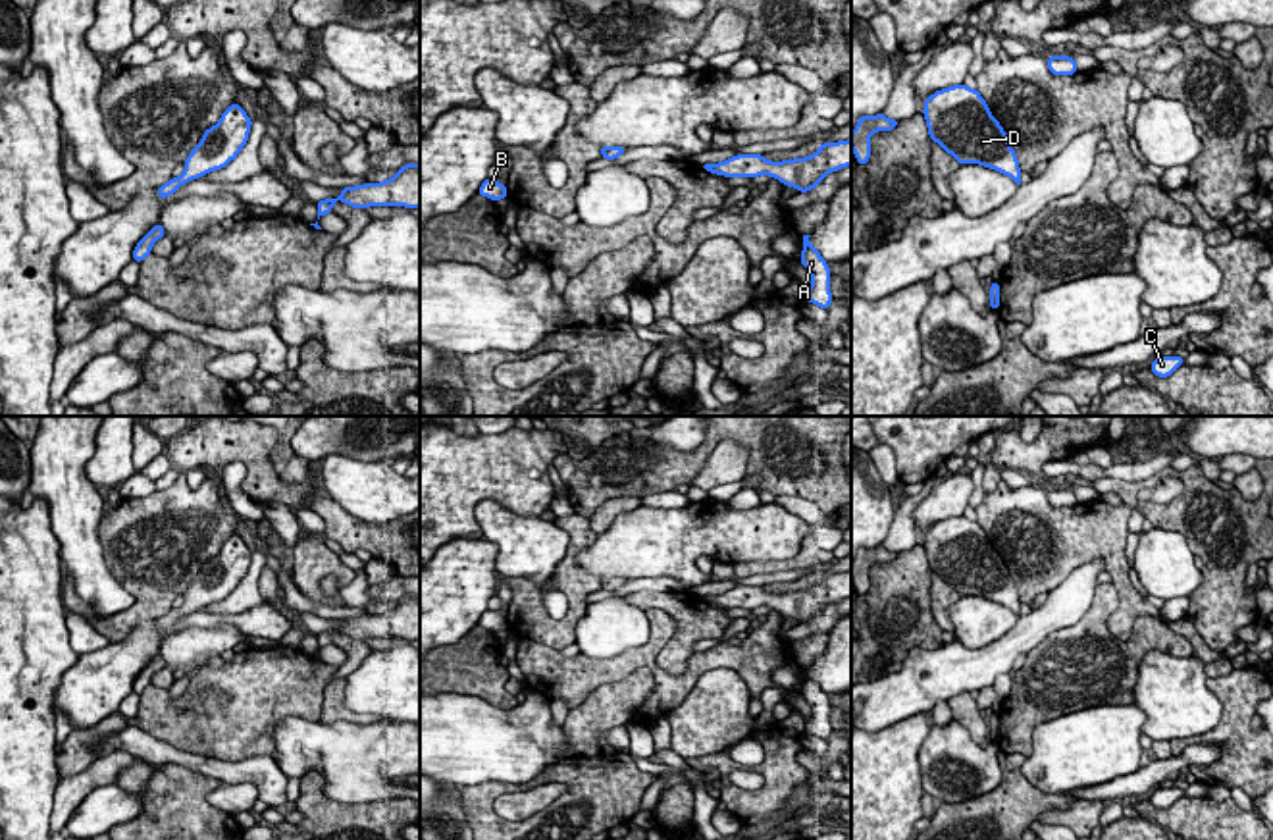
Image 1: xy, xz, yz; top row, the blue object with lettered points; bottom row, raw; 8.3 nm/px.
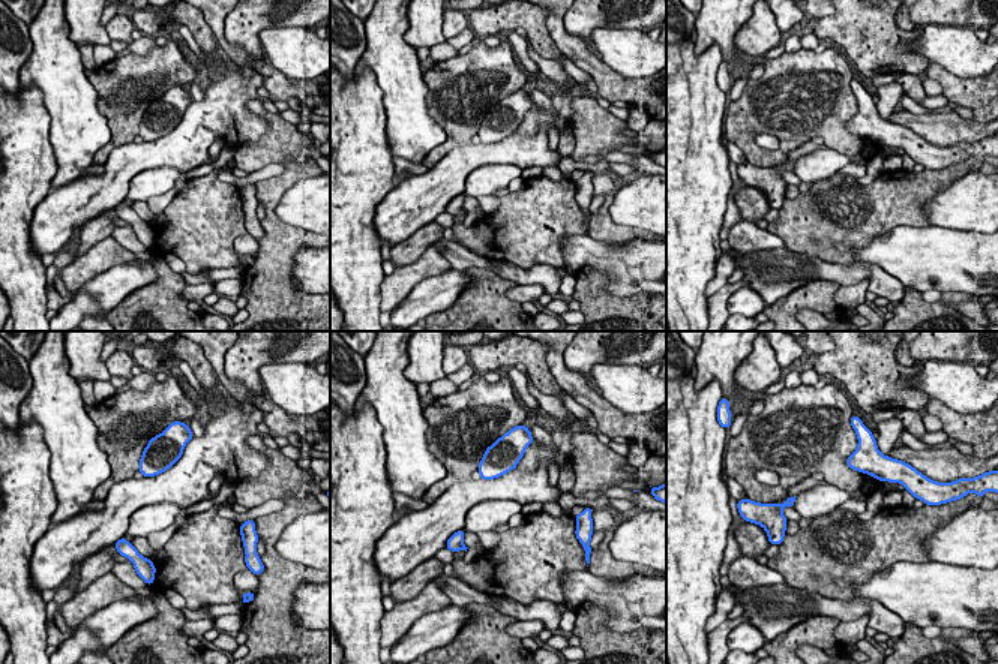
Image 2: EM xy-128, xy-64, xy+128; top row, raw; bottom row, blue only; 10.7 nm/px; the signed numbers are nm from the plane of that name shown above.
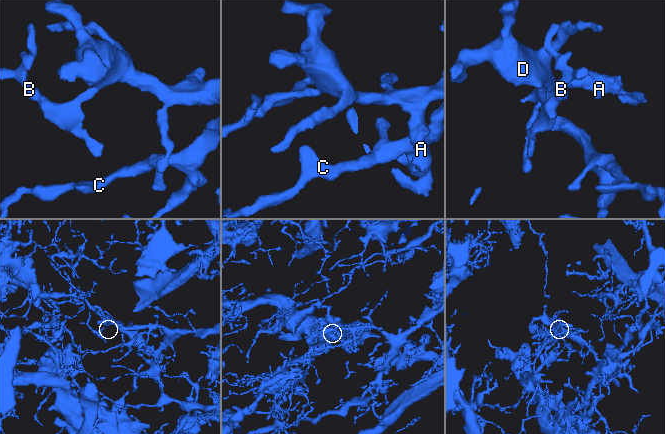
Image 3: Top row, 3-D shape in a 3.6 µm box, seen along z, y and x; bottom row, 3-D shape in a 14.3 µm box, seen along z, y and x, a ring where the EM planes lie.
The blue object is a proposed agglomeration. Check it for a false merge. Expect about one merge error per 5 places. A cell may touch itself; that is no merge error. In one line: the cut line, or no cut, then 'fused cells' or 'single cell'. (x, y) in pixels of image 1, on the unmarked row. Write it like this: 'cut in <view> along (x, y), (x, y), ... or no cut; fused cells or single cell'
no cut; single cell

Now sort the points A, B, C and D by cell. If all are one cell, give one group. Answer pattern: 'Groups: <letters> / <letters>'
Groups: A B C D

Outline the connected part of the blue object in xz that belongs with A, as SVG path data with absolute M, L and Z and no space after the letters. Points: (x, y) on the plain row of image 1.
M803 667L803 682L801 682L801 696L811 705L811 719L805 722L807 734L818 736L820 740L828 742L832 734L830 724L830 699L828 694L820 688L820 684L809 674L811 667Z

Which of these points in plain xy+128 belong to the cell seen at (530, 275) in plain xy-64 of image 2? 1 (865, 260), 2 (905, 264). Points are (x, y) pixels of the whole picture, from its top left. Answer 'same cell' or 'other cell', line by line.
1: other cell
2: other cell

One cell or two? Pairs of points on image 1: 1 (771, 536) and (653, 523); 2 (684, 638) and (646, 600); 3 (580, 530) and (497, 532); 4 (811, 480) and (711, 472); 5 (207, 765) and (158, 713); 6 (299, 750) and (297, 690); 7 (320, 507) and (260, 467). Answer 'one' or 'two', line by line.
1: one
2: one
3: two
4: two
5: two
6: two
7: two

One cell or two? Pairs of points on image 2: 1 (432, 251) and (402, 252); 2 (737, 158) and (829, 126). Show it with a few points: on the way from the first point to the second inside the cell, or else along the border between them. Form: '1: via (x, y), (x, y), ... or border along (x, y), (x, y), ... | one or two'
1: border along (432, 243), (414, 261), (395, 269) | two
2: border along (725, 140), (731, 141), (748, 161) | two

